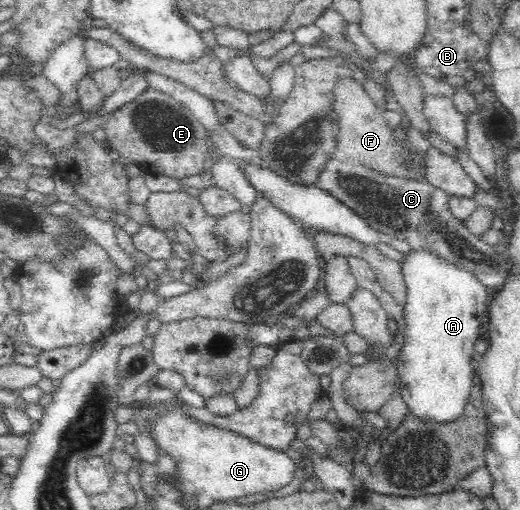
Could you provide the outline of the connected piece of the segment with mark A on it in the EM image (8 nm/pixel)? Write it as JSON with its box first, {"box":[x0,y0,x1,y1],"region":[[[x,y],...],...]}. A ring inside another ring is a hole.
{"box":[395,250,488,425],"region":[[[425,250],[412,251],[400,262],[407,287],[403,304],[403,341],[396,358],[397,379],[395,392],[407,406],[408,414],[434,425],[452,425],[464,414],[472,390],[474,345],[482,333],[488,304],[486,288],[464,269],[452,267],[448,262]]]}

